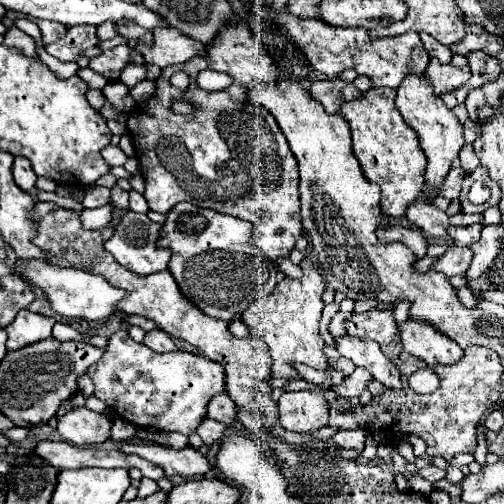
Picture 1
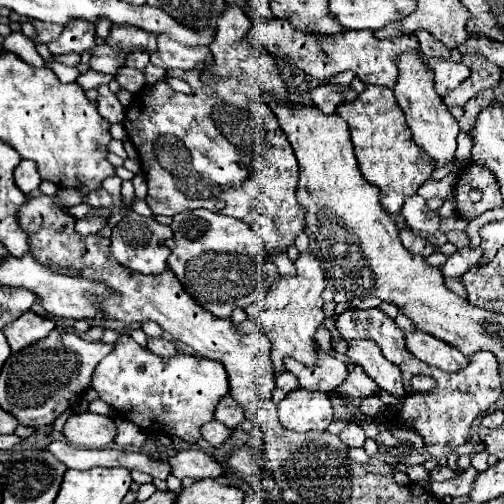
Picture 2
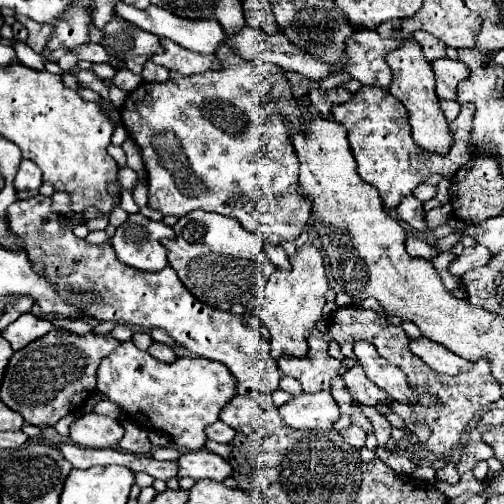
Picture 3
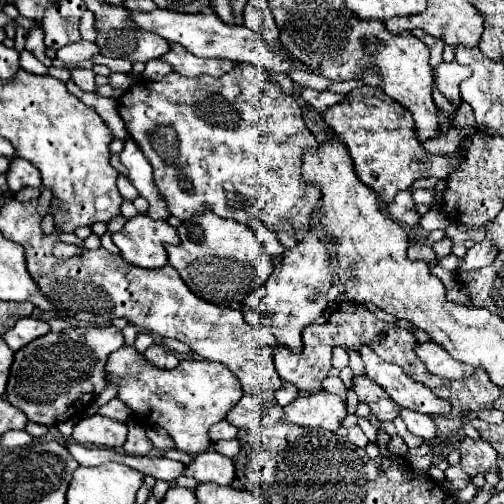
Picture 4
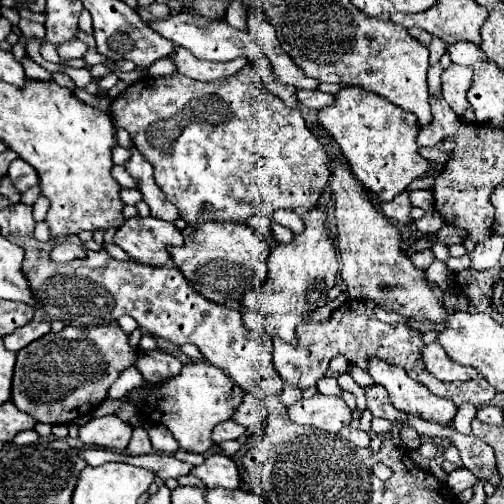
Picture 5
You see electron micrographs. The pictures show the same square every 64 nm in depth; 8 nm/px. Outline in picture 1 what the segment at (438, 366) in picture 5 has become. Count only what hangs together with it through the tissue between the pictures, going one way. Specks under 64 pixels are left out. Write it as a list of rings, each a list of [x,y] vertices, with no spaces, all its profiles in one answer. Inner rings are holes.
[[[408,320],[406,324],[400,326],[400,338],[404,350],[424,360],[428,366],[456,364],[464,356],[456,342],[452,342],[448,336],[440,334],[426,322]]]

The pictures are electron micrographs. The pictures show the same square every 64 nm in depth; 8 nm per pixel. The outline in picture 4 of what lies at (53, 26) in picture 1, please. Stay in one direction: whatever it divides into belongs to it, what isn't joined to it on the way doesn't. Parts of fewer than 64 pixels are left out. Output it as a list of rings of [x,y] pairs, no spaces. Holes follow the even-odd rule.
[[[32,28],[30,34],[28,34],[28,40],[26,40],[26,48],[28,52],[32,52],[44,66],[52,66],[52,62],[46,58],[46,46],[44,46],[44,32],[42,28]]]

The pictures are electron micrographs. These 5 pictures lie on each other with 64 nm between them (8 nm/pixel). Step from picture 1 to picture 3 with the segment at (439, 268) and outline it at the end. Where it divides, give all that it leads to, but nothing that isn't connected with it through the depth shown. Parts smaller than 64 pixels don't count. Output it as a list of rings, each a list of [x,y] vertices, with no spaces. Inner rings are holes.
[[[476,244],[476,246],[464,248],[464,254],[458,256],[448,270],[450,270],[454,276],[462,276],[464,272],[468,272],[468,270],[472,270],[472,268],[478,268],[478,266],[488,264],[490,258],[492,258],[492,254],[488,252],[488,248]]]

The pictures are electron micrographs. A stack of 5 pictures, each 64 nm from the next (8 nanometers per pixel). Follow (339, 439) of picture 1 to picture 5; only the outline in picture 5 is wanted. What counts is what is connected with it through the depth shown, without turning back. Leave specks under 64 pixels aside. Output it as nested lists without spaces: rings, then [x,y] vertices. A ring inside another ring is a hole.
[[[350,428],[350,434],[348,434],[348,440],[360,448],[368,448],[370,444],[370,436],[364,432],[364,430],[356,430],[356,428]]]

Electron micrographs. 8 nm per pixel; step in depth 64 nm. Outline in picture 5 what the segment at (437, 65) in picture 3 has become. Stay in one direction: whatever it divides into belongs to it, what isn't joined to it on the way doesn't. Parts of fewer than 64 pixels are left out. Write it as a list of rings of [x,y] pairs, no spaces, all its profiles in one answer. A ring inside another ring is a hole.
[[[452,64],[442,72],[442,96],[458,116],[464,116],[466,110],[470,108],[470,102],[466,100],[466,92],[470,86],[472,86],[470,68]]]

